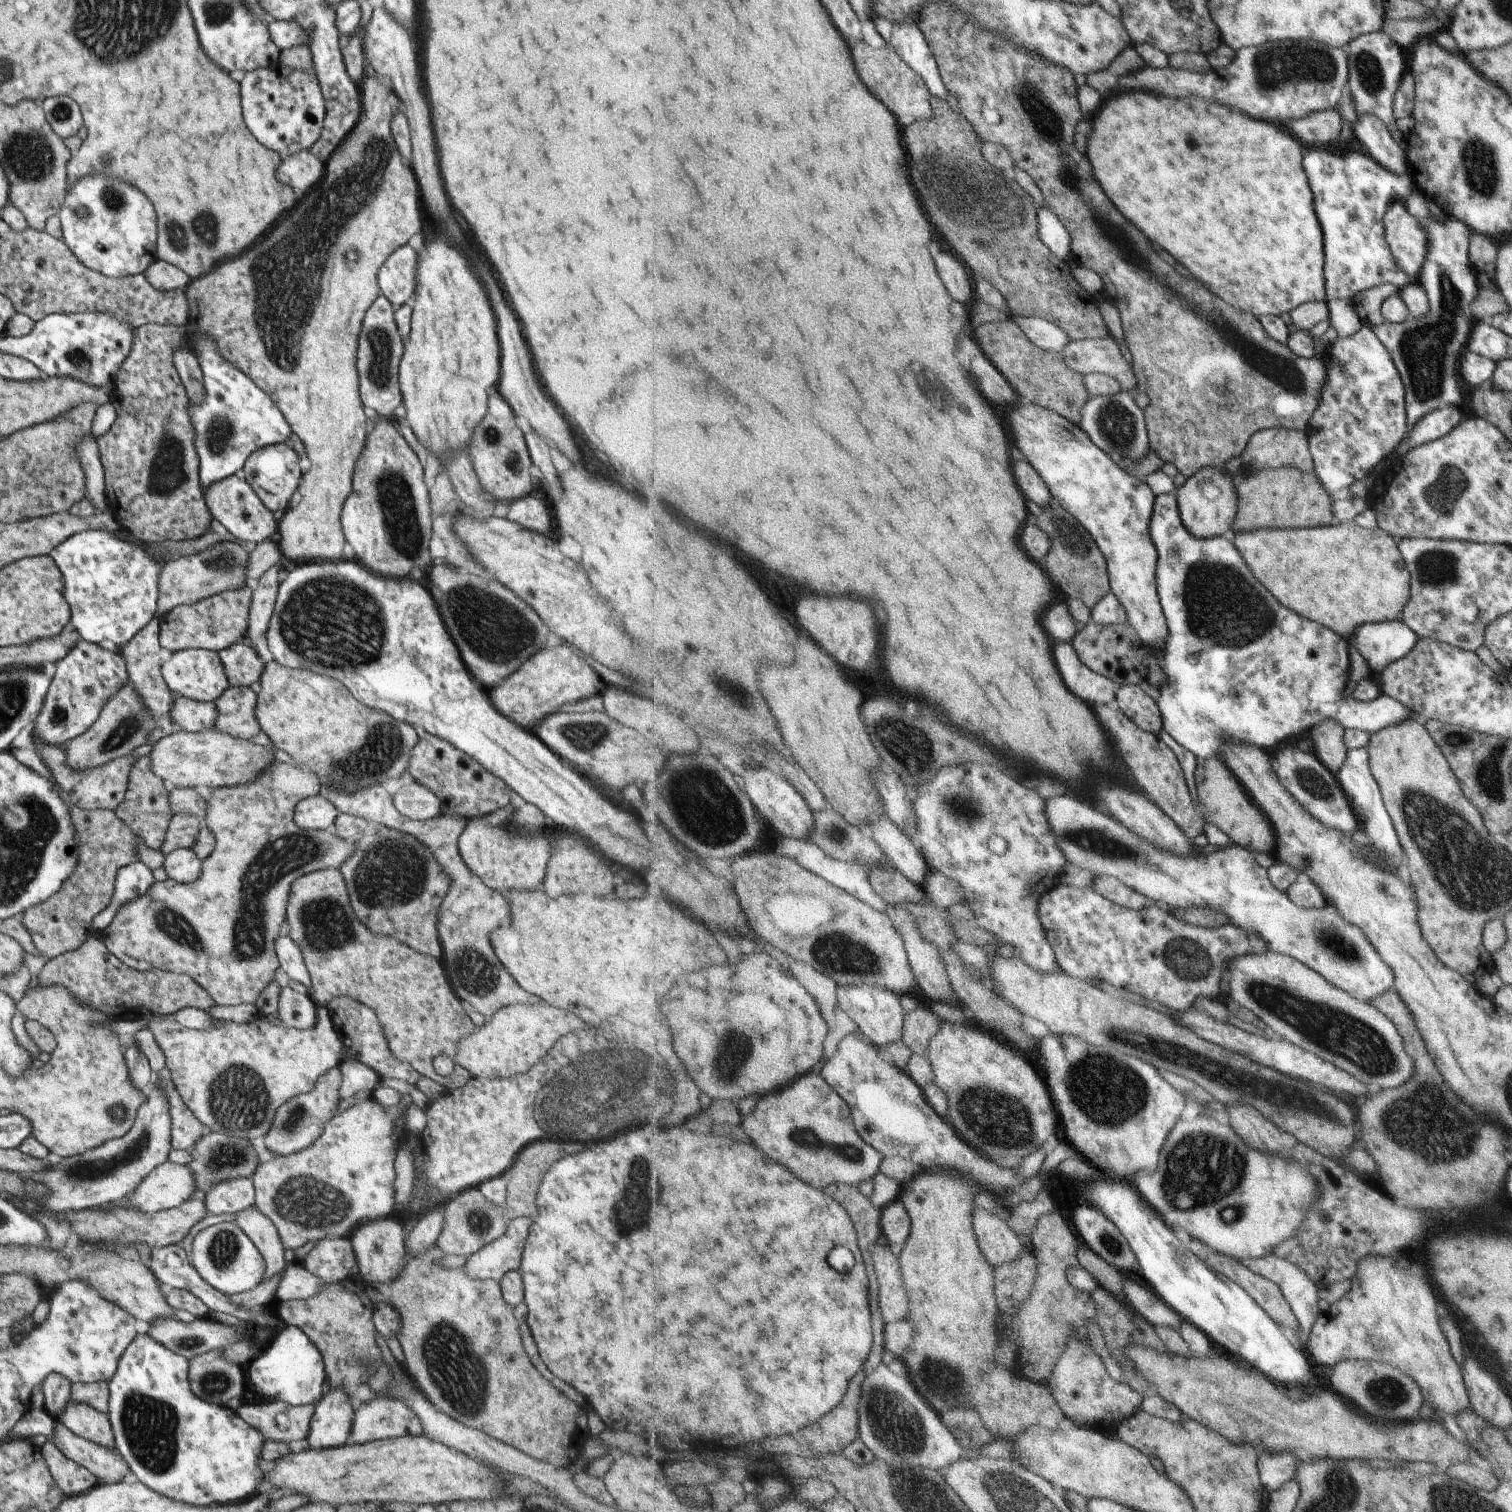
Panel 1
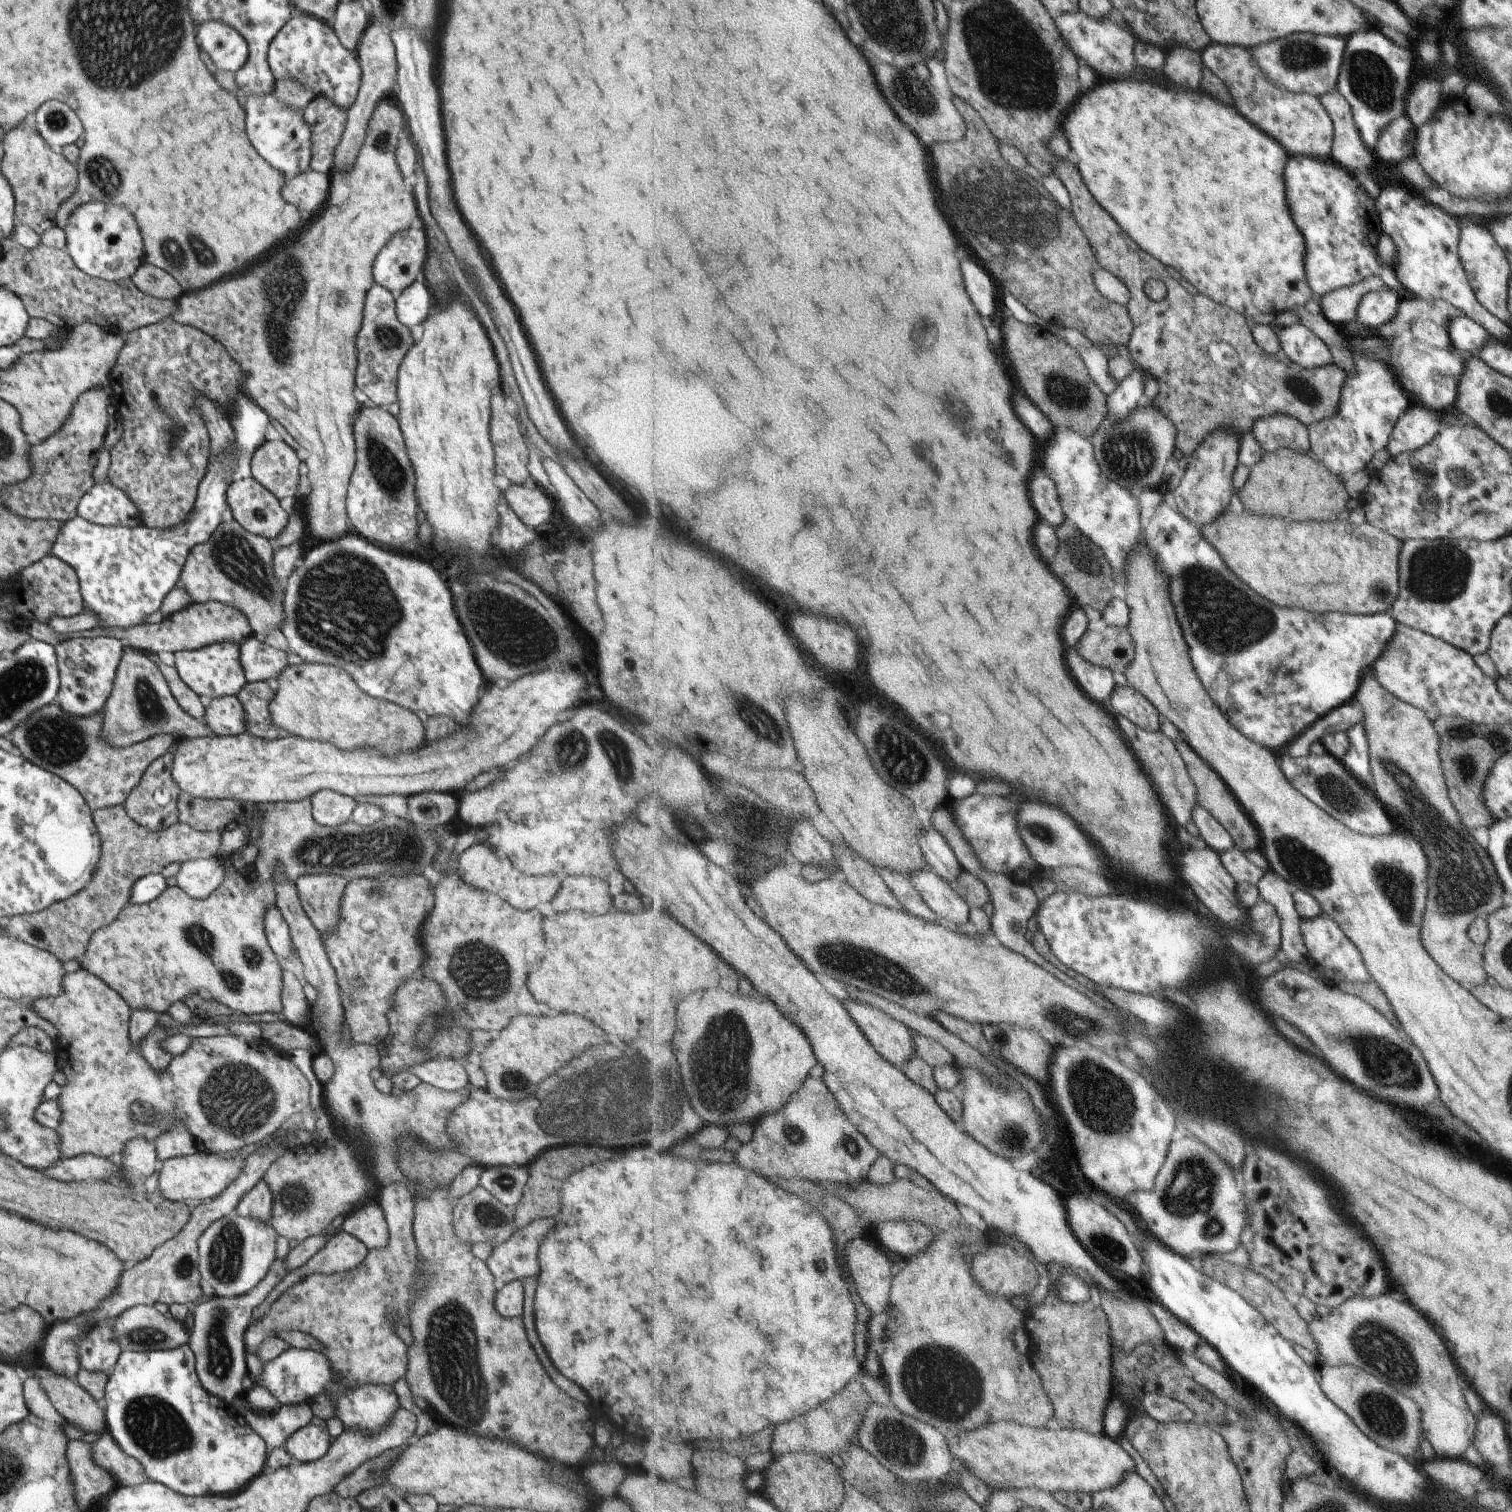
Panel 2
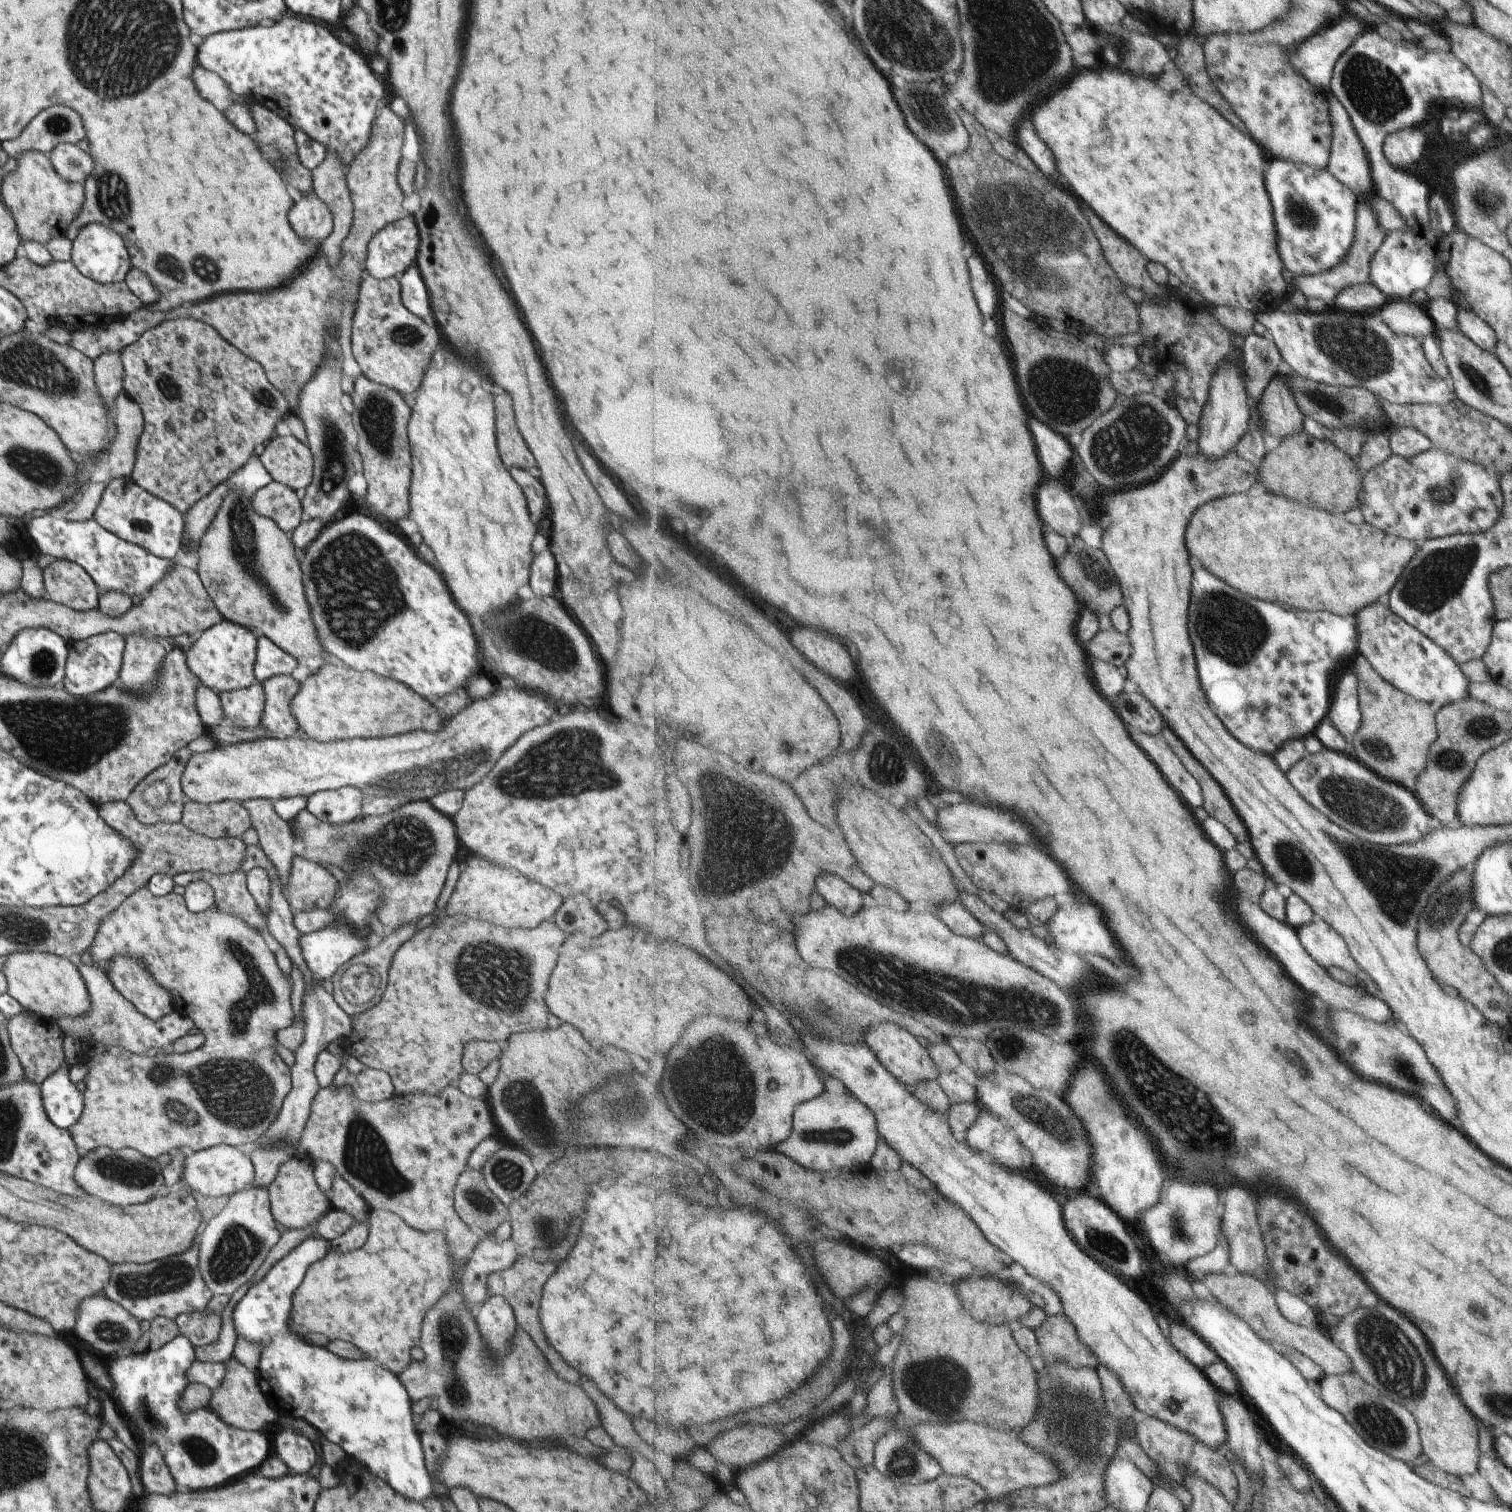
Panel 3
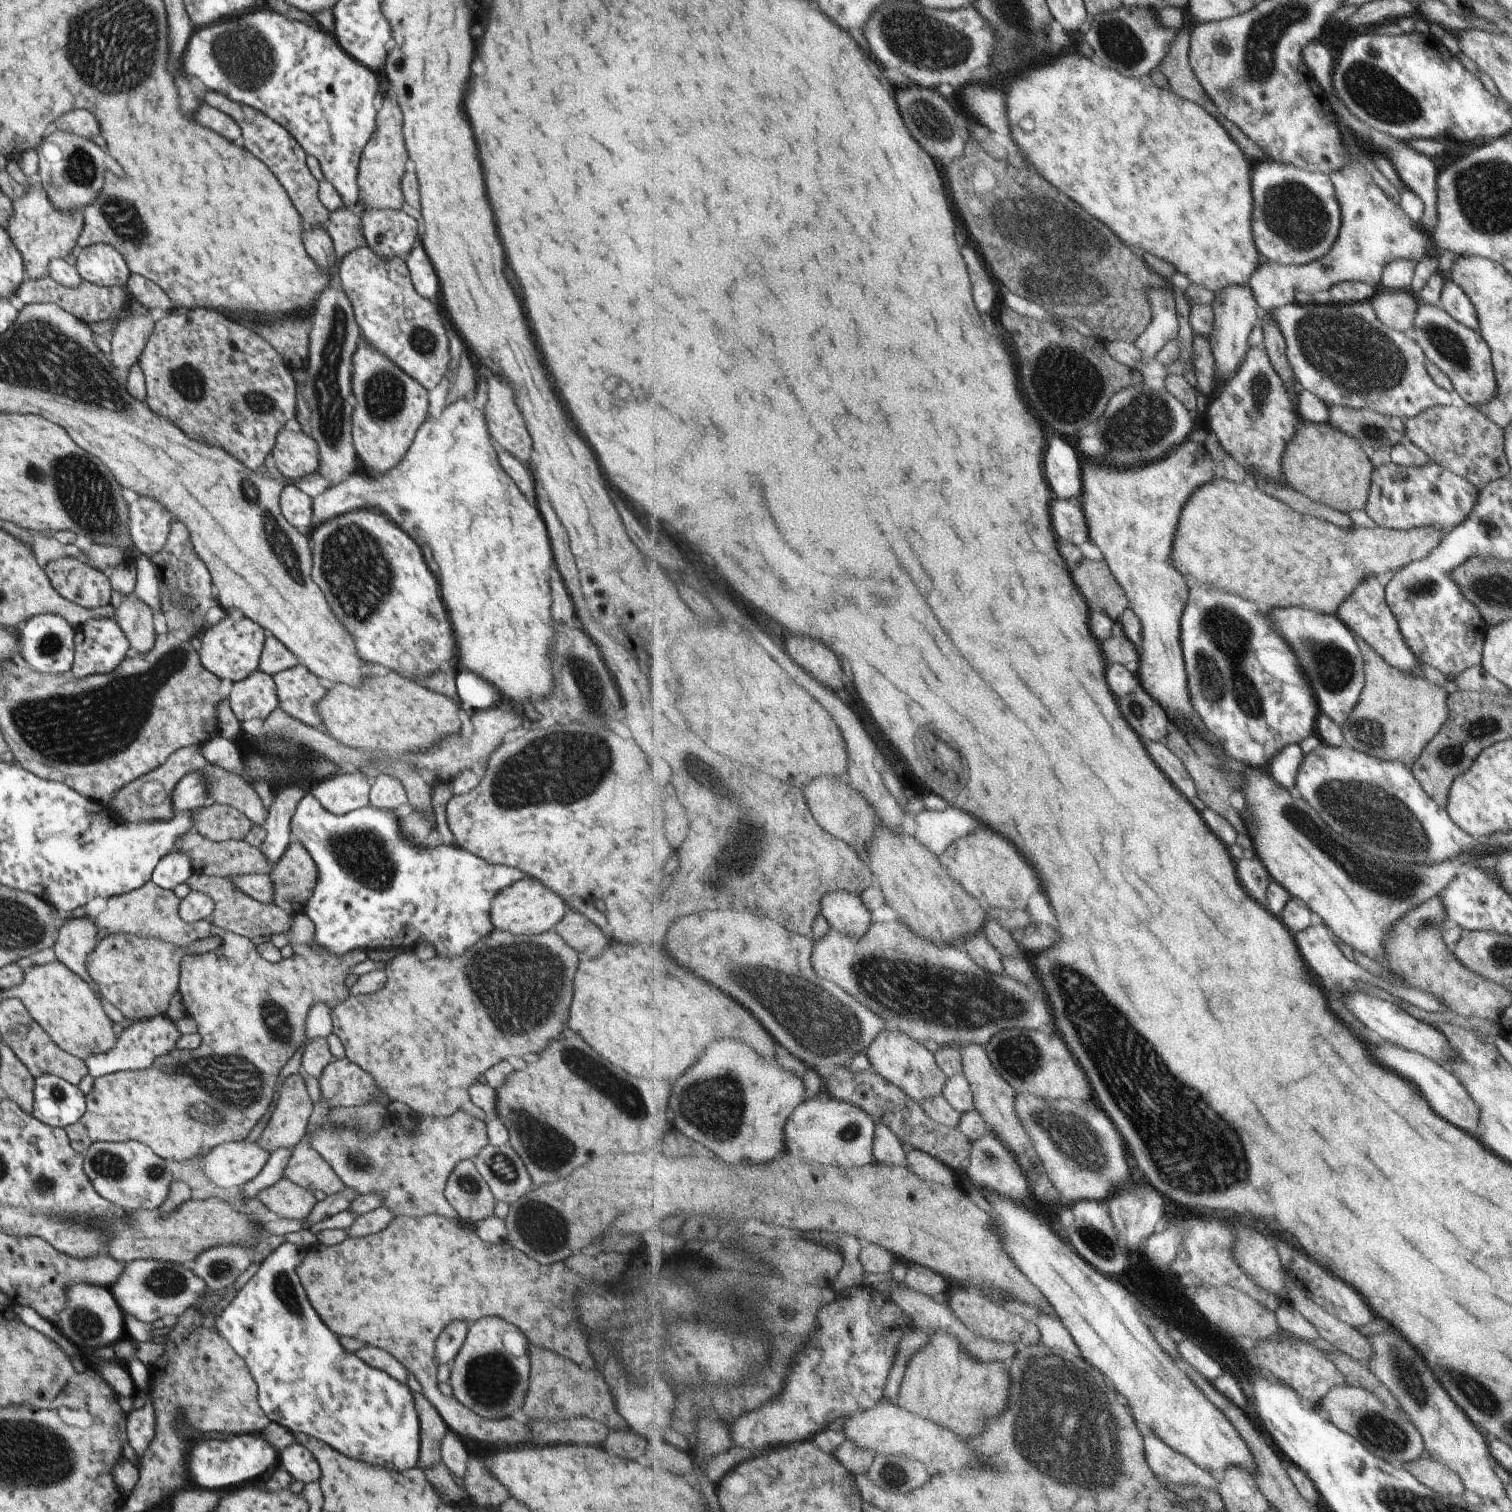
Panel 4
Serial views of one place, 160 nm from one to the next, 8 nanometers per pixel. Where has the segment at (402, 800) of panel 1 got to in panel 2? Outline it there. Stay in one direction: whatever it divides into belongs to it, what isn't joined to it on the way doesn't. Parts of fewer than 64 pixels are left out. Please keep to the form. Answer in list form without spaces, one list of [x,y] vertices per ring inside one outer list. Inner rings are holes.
[[[425,791],[409,794],[404,802],[409,820],[418,827],[447,826],[458,811],[458,797],[452,793]]]

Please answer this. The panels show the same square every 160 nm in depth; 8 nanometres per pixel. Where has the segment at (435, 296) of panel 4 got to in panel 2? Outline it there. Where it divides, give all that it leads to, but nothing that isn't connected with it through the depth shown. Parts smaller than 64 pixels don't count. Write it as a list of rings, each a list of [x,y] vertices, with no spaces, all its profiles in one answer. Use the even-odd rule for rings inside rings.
[[[422,273],[394,299],[397,320],[409,327],[414,341],[421,338],[422,322],[429,316],[429,310],[432,308],[429,288],[425,286],[425,280],[421,276]]]

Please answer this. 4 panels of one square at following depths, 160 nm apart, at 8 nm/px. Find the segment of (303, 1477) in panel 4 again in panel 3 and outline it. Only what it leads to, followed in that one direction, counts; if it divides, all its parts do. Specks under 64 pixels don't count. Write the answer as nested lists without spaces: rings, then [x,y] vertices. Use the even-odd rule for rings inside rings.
[[[286,1429],[274,1440],[275,1455],[290,1473],[305,1474],[317,1462],[317,1454],[308,1439]]]

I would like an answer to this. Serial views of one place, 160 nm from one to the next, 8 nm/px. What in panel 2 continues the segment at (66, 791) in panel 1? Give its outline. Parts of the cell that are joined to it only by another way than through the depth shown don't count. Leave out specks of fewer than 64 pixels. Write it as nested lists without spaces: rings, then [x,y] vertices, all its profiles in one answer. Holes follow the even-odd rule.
[[[53,702],[34,710],[7,734],[11,744],[19,751],[19,755],[35,766],[68,782],[74,789],[77,789],[92,811],[121,805],[129,791],[139,782],[145,769],[155,759],[163,756],[169,746],[178,741],[173,735],[161,733],[126,747],[111,746],[100,739],[102,712],[103,710],[97,711],[88,717],[71,717],[69,713],[63,713],[62,708]]]

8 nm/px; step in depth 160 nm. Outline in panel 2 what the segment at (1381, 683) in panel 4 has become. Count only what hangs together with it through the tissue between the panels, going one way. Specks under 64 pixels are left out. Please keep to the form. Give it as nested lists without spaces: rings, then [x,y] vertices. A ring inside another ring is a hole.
[[[1371,671],[1362,674],[1360,686],[1354,694],[1353,701],[1359,705],[1363,714],[1363,728],[1368,748],[1368,767],[1372,782],[1371,792],[1377,794],[1377,798],[1381,803],[1385,804],[1385,808],[1389,808],[1397,818],[1401,818],[1403,830],[1407,830],[1408,833],[1411,833],[1417,839],[1417,842],[1420,842],[1420,845],[1424,848],[1424,853],[1428,857],[1427,904],[1424,908],[1423,923],[1420,925],[1420,942],[1425,946],[1425,950],[1427,950],[1428,954],[1437,962],[1438,966],[1441,967],[1441,970],[1443,970],[1446,975],[1449,975],[1449,978],[1457,981],[1466,990],[1477,984],[1483,984],[1488,975],[1486,974],[1484,963],[1482,962],[1481,948],[1477,948],[1474,942],[1469,938],[1467,928],[1477,916],[1487,916],[1501,908],[1501,898],[1504,895],[1504,887],[1500,885],[1500,880],[1496,875],[1492,860],[1486,853],[1486,850],[1480,847],[1468,834],[1467,829],[1461,824],[1459,814],[1457,814],[1457,811],[1453,808],[1451,801],[1448,799],[1439,760],[1439,735],[1435,732],[1433,726],[1431,726],[1431,722],[1425,718],[1423,709],[1411,706],[1409,703],[1398,699],[1396,695],[1391,694],[1388,690],[1385,690],[1384,687],[1377,682],[1376,677]]]

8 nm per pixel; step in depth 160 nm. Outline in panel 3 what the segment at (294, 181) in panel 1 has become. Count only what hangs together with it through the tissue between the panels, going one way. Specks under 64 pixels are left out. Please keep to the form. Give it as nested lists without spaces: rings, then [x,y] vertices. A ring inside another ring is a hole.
[[[313,191],[294,196],[293,208],[289,210],[289,224],[297,236],[310,241],[321,242],[332,230],[331,214]]]

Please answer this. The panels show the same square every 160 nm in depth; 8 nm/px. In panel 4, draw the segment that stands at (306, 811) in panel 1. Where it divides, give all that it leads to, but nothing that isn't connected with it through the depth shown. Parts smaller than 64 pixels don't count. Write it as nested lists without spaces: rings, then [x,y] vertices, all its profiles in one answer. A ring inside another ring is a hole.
[[[365,771],[341,772],[317,782],[310,793],[334,815],[342,815],[368,804],[370,777]]]

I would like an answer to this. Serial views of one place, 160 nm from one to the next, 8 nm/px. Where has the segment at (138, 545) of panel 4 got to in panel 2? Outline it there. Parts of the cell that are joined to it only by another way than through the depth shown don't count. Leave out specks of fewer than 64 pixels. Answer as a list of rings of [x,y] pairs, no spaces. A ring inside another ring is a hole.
[[[109,482],[93,484],[79,499],[76,514],[99,526],[143,526],[137,507],[128,494]]]

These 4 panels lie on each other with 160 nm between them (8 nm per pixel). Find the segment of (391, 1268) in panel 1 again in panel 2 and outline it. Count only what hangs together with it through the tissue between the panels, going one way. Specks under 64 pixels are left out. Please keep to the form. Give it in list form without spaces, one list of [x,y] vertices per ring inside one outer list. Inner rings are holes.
[[[375,1200],[363,1201],[347,1213],[341,1230],[361,1241],[367,1250],[385,1246],[388,1242],[388,1230]]]

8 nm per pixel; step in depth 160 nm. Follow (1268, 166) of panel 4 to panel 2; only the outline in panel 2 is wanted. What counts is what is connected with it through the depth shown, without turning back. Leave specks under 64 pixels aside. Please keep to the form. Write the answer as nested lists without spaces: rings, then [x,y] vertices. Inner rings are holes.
[[[1291,156],[1287,166],[1285,167],[1285,178],[1287,178],[1287,182],[1289,182],[1289,206],[1293,206],[1293,218],[1297,218],[1296,224],[1300,230],[1303,231],[1305,240],[1307,242],[1307,276],[1309,284],[1313,289],[1315,298],[1318,299],[1321,295],[1332,292],[1333,289],[1355,285],[1359,281],[1364,280],[1365,277],[1372,276],[1379,277],[1384,282],[1385,287],[1396,293],[1397,296],[1401,296],[1401,294],[1398,294],[1397,292],[1401,290],[1402,286],[1396,281],[1396,278],[1393,276],[1392,270],[1389,268],[1389,266],[1384,266],[1380,262],[1379,256],[1376,252],[1376,244],[1379,242],[1377,234],[1378,232],[1381,232],[1381,230],[1378,212],[1376,211],[1374,205],[1373,195],[1371,196],[1371,193],[1369,192],[1370,189],[1361,188],[1361,186],[1357,184],[1356,180],[1351,176],[1351,174],[1349,174],[1349,172],[1347,172],[1343,167],[1333,163],[1331,160],[1321,161],[1308,156]]]

